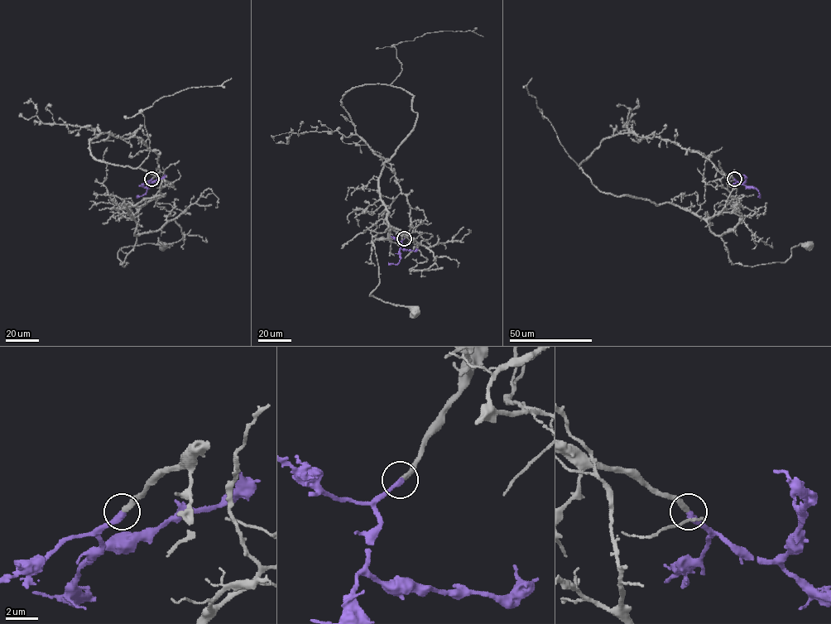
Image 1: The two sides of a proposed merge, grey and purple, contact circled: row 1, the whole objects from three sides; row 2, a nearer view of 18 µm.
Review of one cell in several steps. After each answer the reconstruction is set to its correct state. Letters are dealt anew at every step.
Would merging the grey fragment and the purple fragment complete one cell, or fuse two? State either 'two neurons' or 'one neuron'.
one neuron

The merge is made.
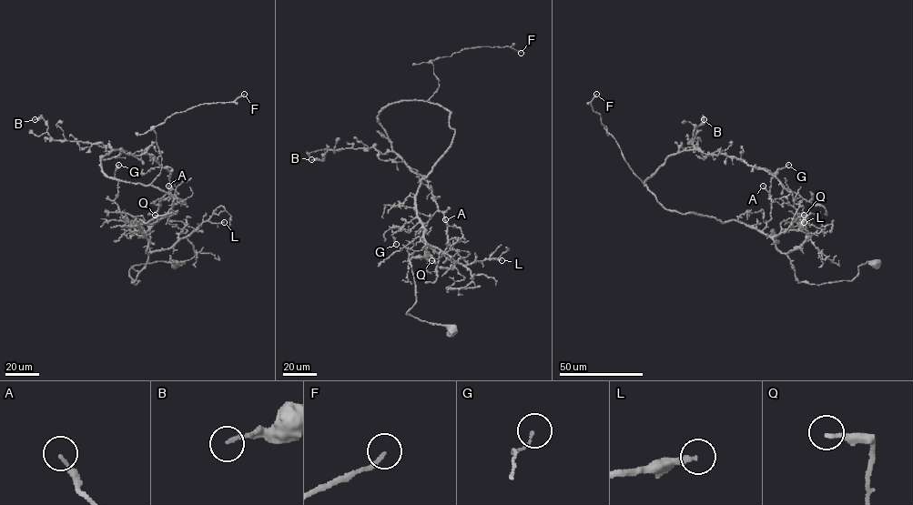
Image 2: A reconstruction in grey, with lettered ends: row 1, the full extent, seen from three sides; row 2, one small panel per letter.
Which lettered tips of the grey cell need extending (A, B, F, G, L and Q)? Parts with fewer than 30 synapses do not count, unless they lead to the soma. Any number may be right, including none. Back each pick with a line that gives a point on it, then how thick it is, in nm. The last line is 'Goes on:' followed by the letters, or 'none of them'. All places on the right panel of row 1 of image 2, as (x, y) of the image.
F: Place: (596, 94). Thickness 150 nm
L: Place: (804, 222). Thickness 200 nm
Goes on: F, L

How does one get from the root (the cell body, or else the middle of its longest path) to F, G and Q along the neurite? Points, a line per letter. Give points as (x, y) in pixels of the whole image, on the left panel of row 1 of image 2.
F: (175, 264), (136, 265), (131, 282), (148, 257), (138, 223), (177, 211), (150, 185), (153, 128), (244, 94)
G: (175, 264), (136, 265), (129, 276), (139, 280), (131, 282), (147, 263), (147, 239), (114, 201), (118, 165)
Q: (175, 264), (136, 265), (129, 276), (139, 280), (131, 282), (147, 263), (147, 232), (157, 221), (155, 215)

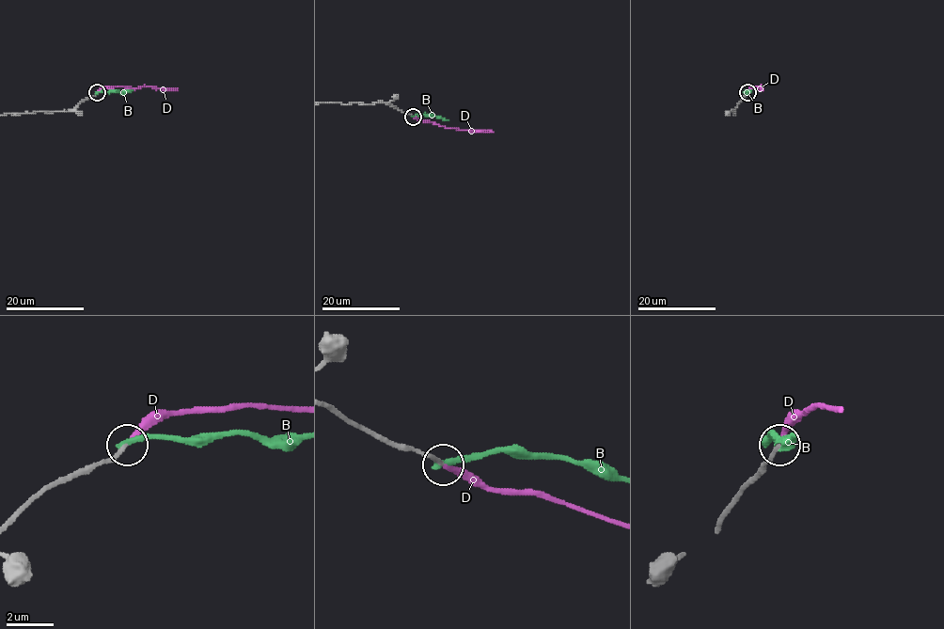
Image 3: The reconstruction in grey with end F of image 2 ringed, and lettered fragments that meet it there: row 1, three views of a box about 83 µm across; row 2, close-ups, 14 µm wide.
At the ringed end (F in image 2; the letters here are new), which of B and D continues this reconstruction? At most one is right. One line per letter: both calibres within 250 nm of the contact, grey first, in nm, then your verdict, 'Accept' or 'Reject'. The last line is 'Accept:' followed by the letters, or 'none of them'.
B: Thickness 170 nm (grey) against 280 nm. Reject
D: Thickness 160 nm (grey) against 200 nm. Accept
Accept: D

